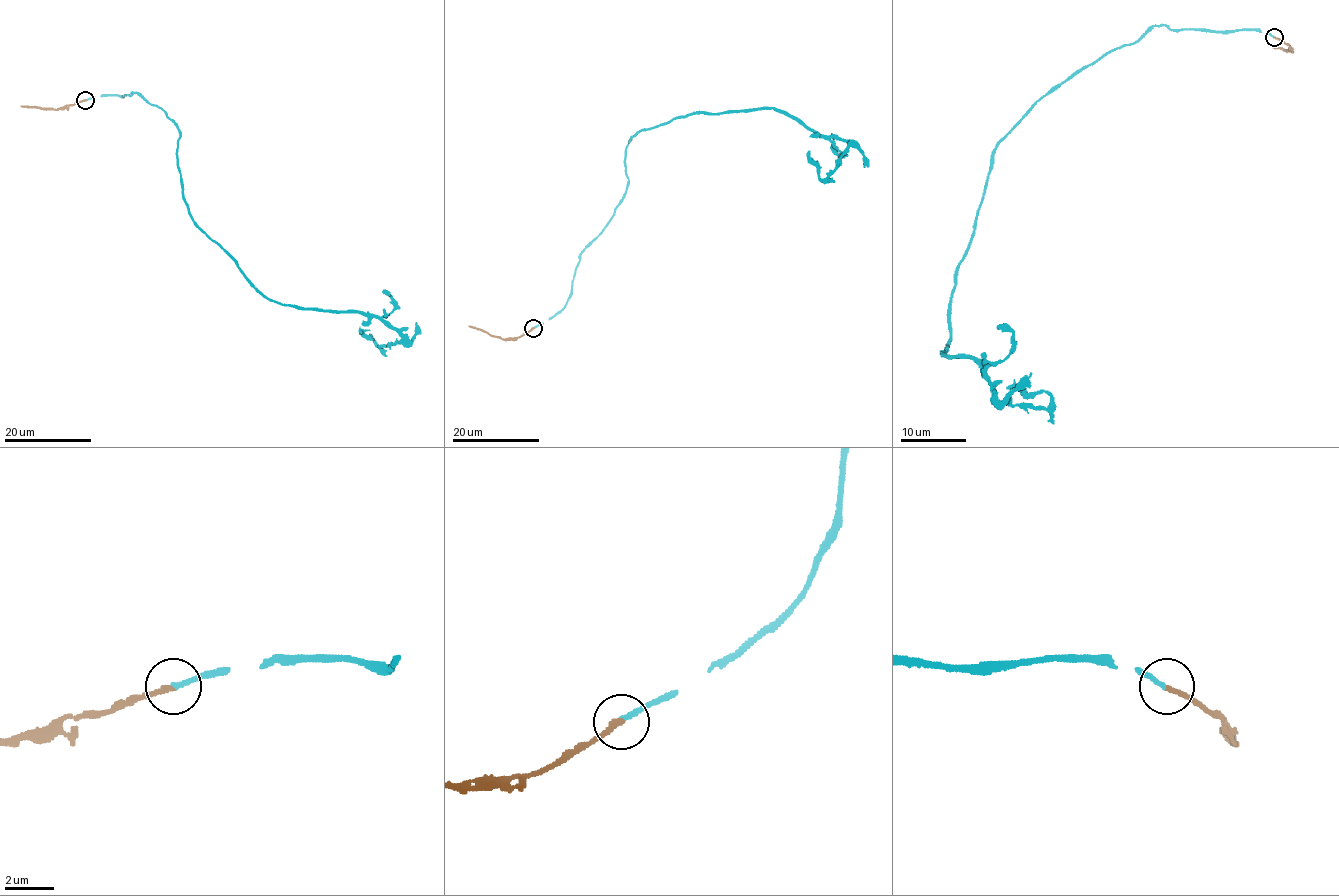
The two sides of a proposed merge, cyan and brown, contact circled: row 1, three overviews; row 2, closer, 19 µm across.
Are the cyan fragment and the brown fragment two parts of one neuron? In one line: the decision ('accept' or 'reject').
accept

